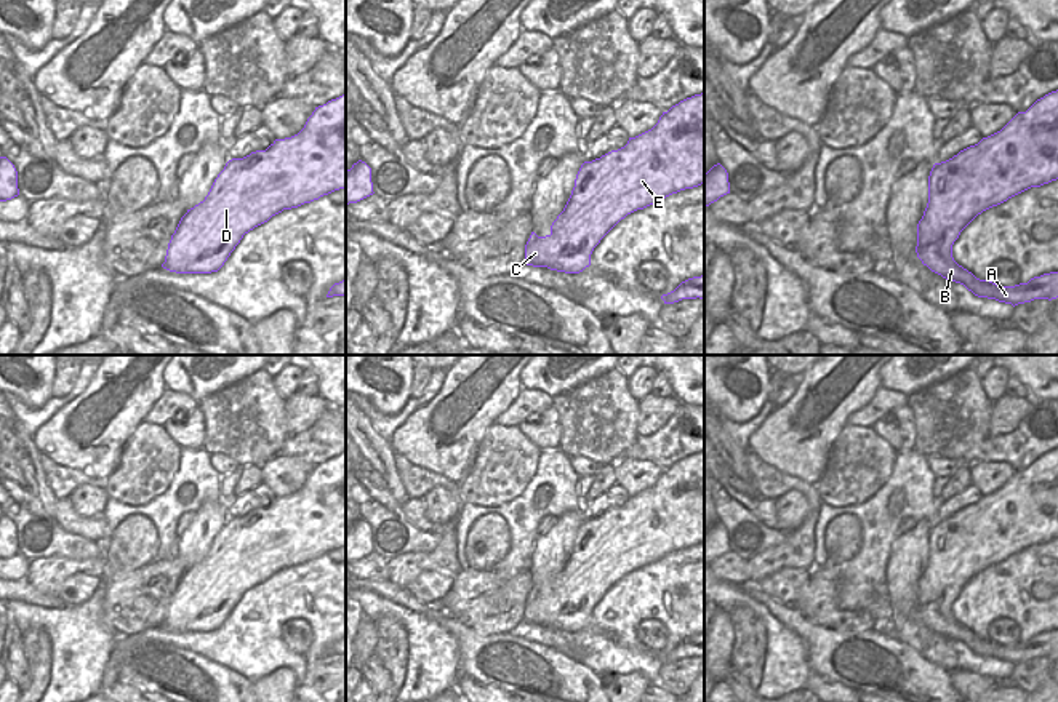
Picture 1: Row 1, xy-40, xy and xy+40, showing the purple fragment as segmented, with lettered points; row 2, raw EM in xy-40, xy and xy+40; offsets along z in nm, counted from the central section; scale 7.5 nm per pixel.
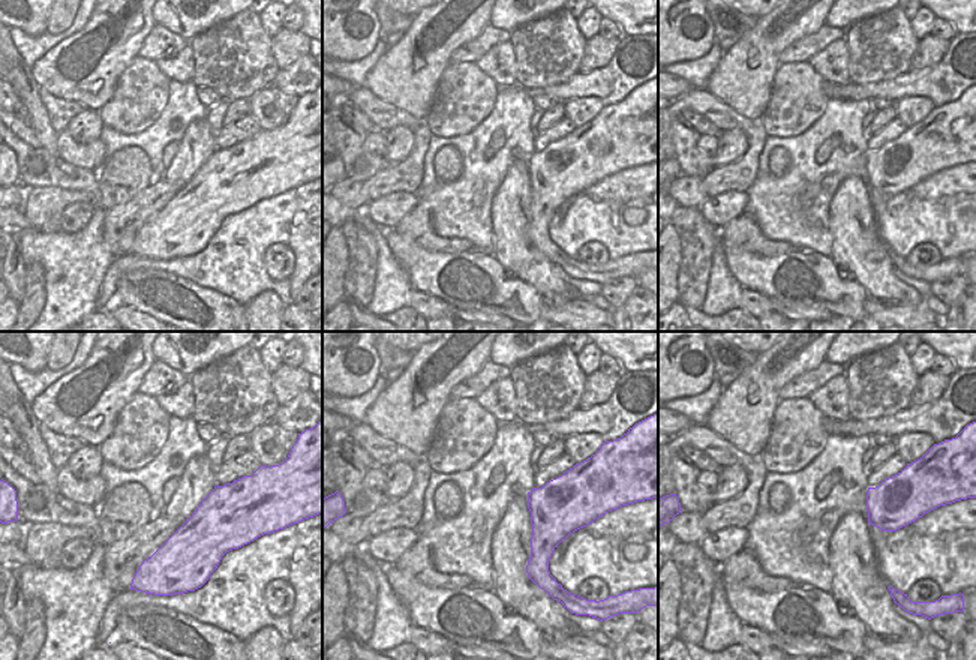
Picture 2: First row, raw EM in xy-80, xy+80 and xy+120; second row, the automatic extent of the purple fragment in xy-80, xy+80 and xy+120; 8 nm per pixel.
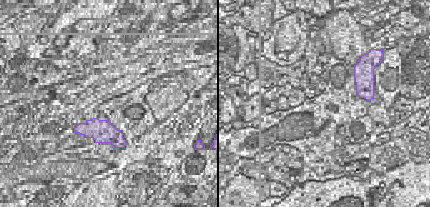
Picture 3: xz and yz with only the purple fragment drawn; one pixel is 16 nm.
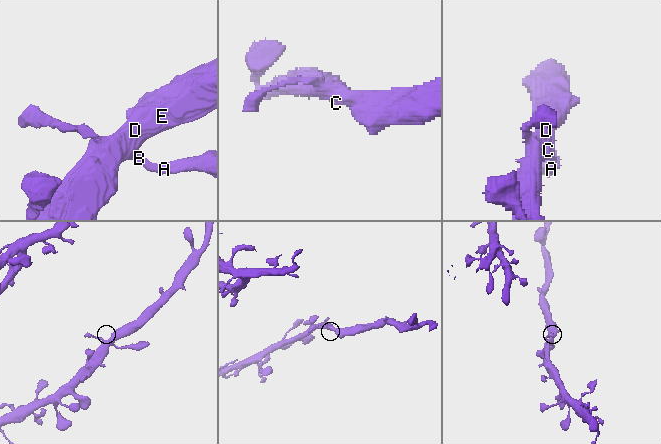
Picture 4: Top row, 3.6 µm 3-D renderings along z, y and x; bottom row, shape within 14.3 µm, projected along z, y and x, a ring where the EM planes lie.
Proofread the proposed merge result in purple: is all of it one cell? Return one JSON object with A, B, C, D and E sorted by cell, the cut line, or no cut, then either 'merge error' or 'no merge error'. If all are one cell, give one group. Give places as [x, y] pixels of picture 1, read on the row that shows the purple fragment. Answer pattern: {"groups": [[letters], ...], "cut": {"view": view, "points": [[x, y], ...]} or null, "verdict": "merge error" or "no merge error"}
{"groups": [["A", "B", "C", "D", "E"]], "cut": null, "verdict": "no merge error"}

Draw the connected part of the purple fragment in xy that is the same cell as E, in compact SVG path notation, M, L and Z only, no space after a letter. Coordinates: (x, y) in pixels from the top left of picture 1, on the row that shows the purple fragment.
M704 93L663 112L651 130L629 138L624 147L584 162L563 211L551 225L551 233L538 237L531 232L525 245L525 262L579 273L591 265L591 254L600 240L627 214L701 184L704 184Z

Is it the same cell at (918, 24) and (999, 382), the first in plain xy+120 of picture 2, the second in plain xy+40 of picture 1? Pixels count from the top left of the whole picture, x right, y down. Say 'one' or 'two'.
one

